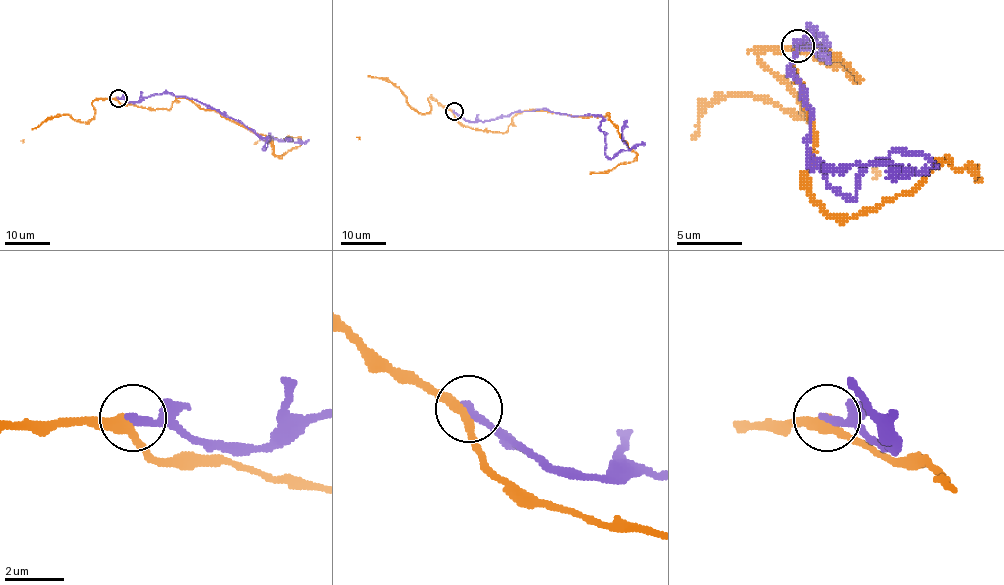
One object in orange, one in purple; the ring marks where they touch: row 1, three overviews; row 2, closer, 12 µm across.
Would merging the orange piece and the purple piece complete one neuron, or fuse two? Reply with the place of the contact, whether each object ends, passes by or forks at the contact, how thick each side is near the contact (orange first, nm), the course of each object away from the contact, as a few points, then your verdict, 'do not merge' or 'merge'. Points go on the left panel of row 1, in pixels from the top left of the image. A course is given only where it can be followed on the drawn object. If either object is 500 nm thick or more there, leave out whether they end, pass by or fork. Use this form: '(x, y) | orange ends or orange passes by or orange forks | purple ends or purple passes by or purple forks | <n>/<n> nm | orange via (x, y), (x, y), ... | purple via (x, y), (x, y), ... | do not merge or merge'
(118, 98) | orange passes by | purple ends | 320/300 nm | orange via (117, 98), (168, 109), (176, 98), (192, 100), (265, 135), (276, 155), (301, 142), (254, 144) | purple via (118, 98), (137, 101), (173, 93), (240, 120), (266, 139), (265, 149), (269, 134), (291, 138) | do not merge

